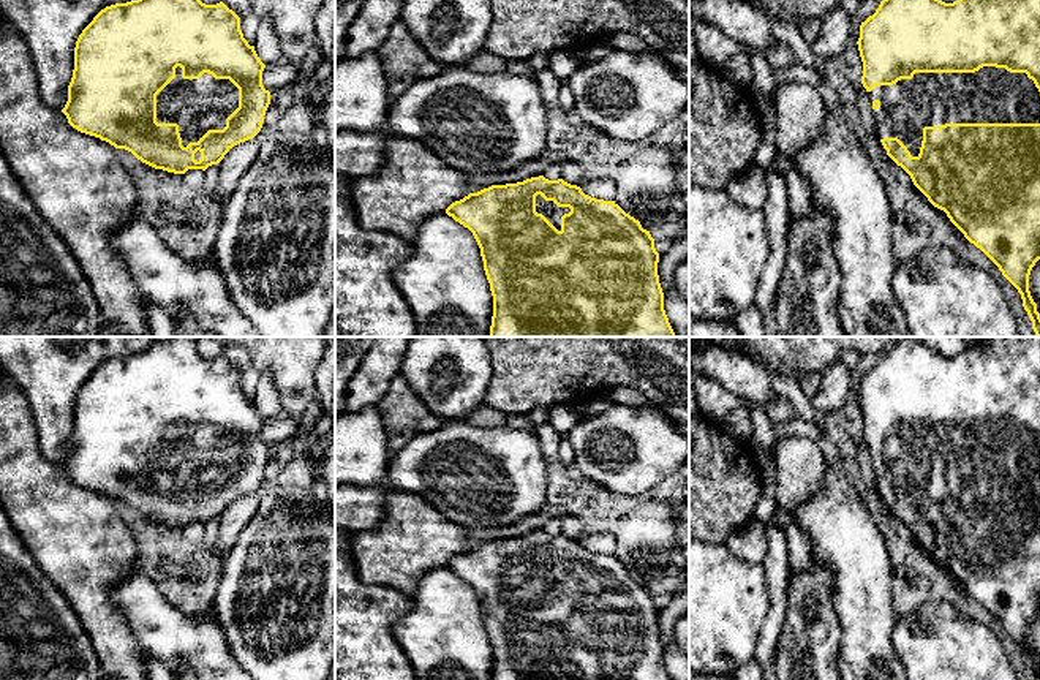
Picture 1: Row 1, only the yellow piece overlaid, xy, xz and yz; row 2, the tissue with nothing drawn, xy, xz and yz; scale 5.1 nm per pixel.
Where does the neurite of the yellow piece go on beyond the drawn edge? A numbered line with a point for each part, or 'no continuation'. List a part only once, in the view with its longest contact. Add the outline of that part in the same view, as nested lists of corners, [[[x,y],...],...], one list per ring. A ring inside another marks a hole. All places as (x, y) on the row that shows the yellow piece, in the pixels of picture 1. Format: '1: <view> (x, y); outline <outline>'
1: xy (199, 105); outline [[[177,66],[175,77],[156,95],[156,122],[177,123],[187,147],[209,130],[223,130],[237,108],[239,89],[229,79],[215,79],[209,73],[183,79]]]

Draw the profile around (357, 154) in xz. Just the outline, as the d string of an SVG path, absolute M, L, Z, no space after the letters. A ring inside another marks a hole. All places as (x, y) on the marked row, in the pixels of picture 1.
M386 128L367 133L340 131L335 134L335 174L351 177L375 174L386 161Z

